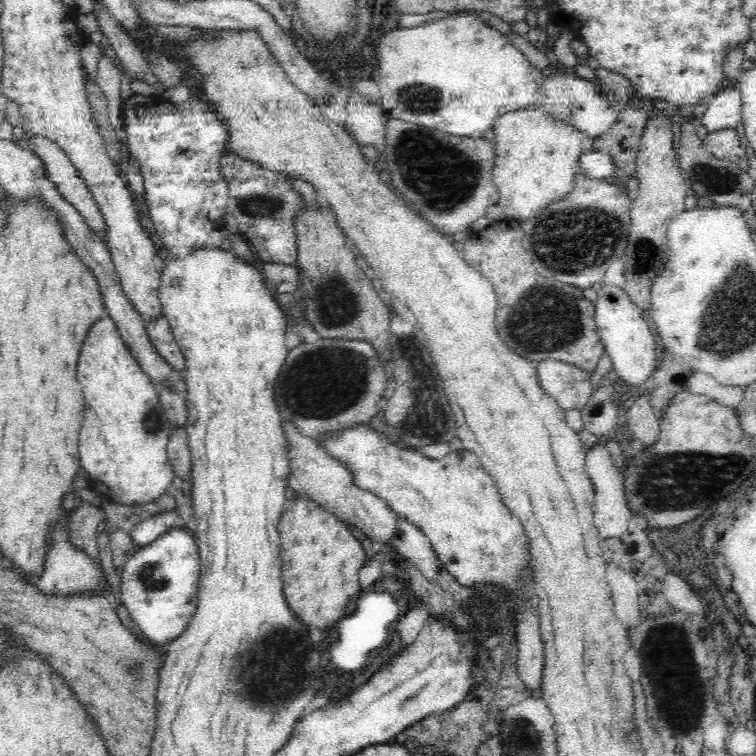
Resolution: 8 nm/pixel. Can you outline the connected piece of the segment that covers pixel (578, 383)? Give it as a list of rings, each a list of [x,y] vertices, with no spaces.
[[[544,360],[538,364],[536,371],[544,391],[548,391],[562,409],[581,408],[592,396],[592,374],[580,367],[566,362]]]

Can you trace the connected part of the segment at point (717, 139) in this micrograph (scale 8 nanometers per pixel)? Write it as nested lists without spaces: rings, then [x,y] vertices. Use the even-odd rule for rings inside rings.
[[[726,128],[709,133],[703,143],[704,148],[710,151],[715,158],[732,162],[744,171],[750,168],[750,162],[746,157],[746,149],[740,145],[736,130]]]

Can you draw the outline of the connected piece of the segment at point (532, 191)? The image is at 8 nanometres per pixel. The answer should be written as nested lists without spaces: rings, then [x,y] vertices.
[[[519,111],[495,119],[494,148],[496,165],[492,180],[499,192],[497,205],[507,219],[519,223],[532,220],[548,206],[560,202],[572,192],[579,173],[584,133],[570,125],[556,123],[542,111]]]

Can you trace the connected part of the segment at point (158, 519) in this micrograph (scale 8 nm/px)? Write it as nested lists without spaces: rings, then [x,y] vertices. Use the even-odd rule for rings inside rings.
[[[174,509],[168,510],[168,512],[156,513],[148,518],[148,520],[140,523],[136,522],[130,530],[134,544],[140,548],[158,540],[158,538],[174,526],[174,522],[178,520],[178,510]]]

